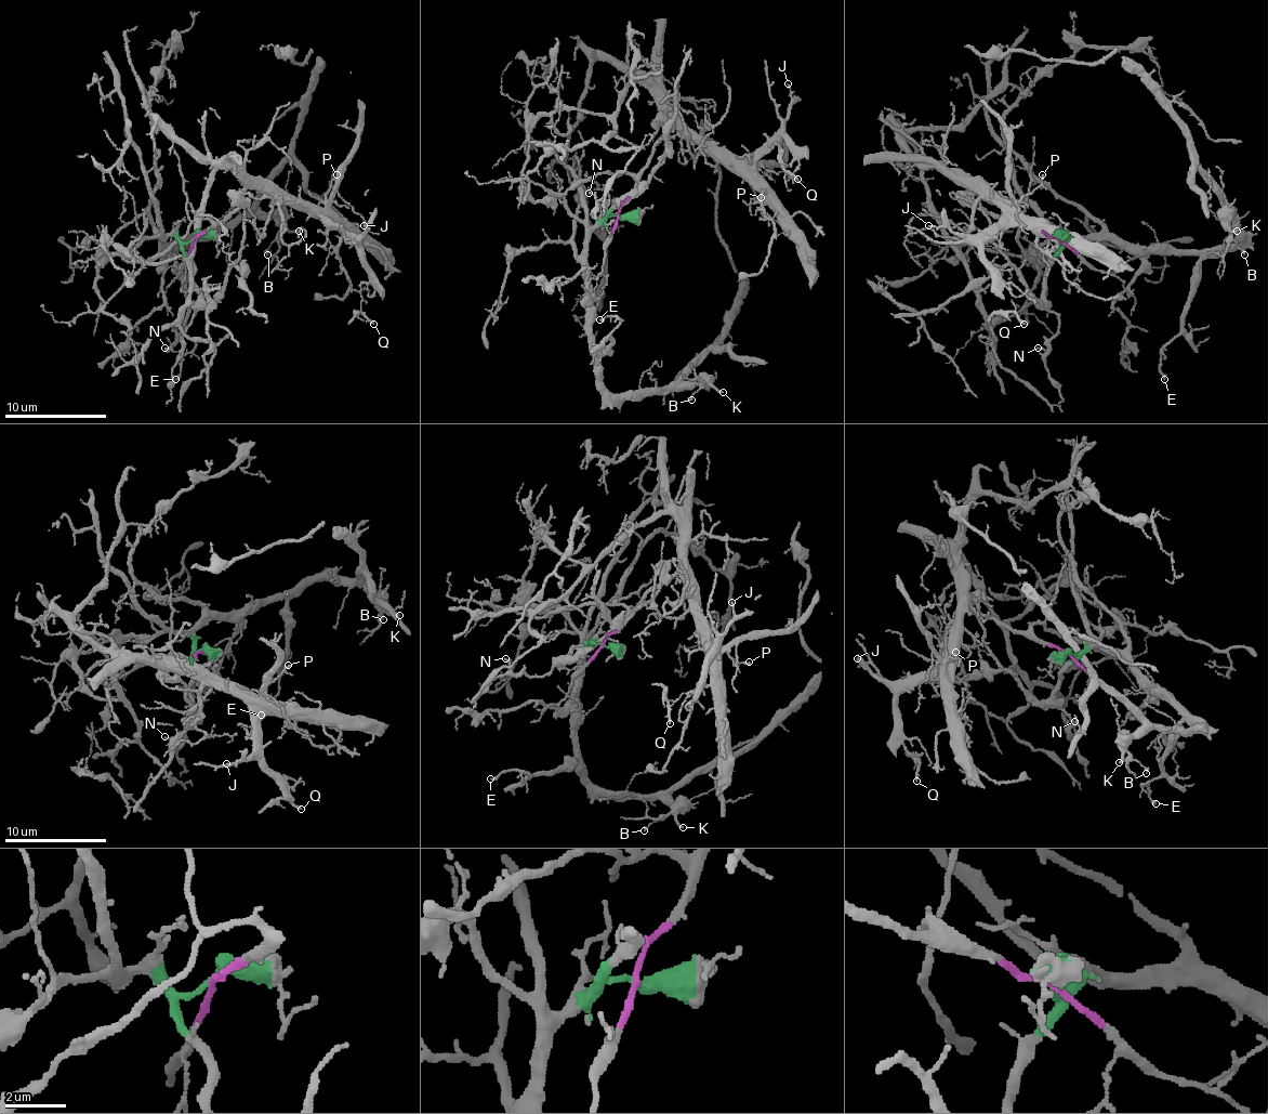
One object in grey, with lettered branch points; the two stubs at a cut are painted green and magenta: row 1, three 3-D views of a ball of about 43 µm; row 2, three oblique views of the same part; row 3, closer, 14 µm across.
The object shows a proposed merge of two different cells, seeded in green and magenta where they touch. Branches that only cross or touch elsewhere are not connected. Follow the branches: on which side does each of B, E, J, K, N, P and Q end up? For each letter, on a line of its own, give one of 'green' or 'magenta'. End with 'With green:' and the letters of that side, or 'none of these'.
B: green
E: green
J: magenta
K: green
N: green
P: magenta
Q: magenta
With green: B, E, K, N

